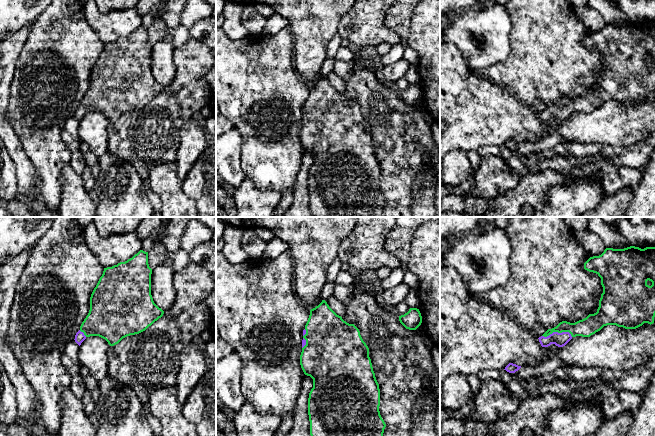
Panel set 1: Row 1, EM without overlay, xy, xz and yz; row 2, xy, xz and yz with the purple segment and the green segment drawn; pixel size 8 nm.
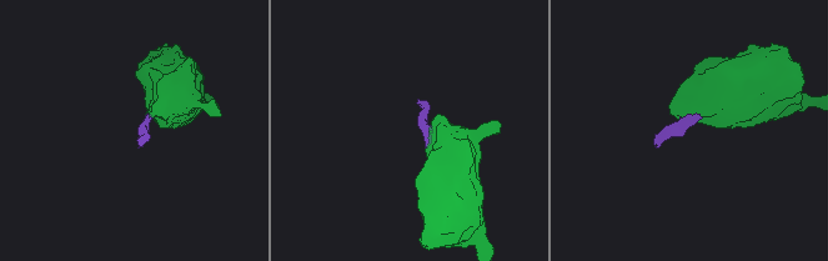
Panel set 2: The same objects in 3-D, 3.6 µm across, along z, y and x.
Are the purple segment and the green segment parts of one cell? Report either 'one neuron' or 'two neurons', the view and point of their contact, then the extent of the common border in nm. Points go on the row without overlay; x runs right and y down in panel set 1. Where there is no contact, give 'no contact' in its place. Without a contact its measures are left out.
one neuron; contact yz (557, 108); length 240 nm

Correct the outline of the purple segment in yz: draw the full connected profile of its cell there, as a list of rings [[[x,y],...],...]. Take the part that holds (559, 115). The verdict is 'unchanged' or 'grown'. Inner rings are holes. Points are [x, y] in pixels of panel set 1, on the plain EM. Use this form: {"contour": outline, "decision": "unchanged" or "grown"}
{"contour": [[[655,23],[606,24],[601,31],[590,33],[584,39],[584,45],[596,49],[601,54],[603,69],[597,88],[575,99],[562,97],[556,103],[548,105],[538,114],[542,123],[548,123],[551,120],[563,123],[573,113],[590,113],[607,101],[636,105],[644,99],[650,101],[654,99]]], "decision": "grown"}

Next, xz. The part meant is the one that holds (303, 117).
{"contour": [[[325,76],[310,86],[303,106],[300,141],[313,155],[308,174],[313,217],[384,217],[386,203],[379,187],[380,165],[369,124],[359,105],[337,91]]], "decision": "grown"}

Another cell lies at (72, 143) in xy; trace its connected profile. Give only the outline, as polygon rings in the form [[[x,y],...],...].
[[[63,130],[61,133],[63,142],[67,146],[68,150],[72,153],[70,159],[70,165],[72,169],[78,174],[83,176],[83,172],[87,169],[84,155],[79,150],[79,146],[82,141],[79,138],[73,137],[68,131]]]

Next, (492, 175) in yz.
[[[500,156],[482,157],[480,166],[472,169],[470,175],[474,181],[474,188],[469,196],[492,199],[499,190],[509,190],[518,185],[526,174],[508,171],[506,162]]]

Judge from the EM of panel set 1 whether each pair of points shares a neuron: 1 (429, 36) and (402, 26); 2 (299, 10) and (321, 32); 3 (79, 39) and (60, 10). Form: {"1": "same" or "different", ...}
{"1": "different", "2": "same", "3": "same"}

